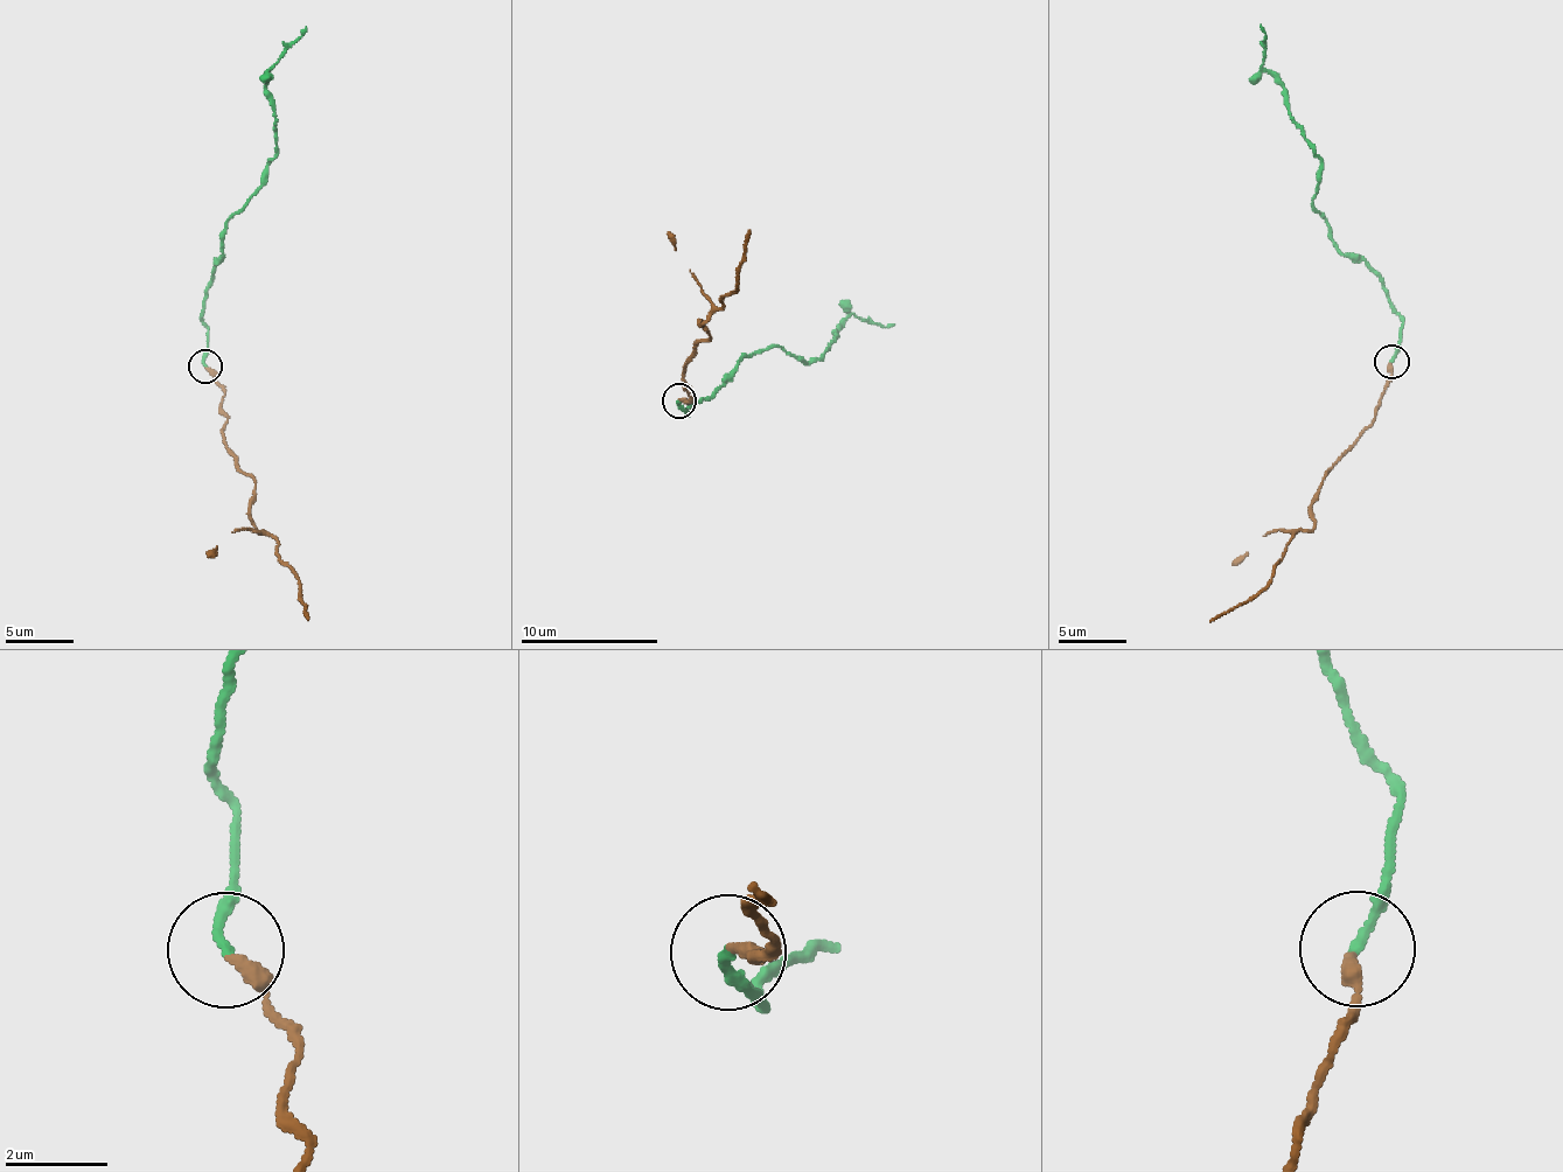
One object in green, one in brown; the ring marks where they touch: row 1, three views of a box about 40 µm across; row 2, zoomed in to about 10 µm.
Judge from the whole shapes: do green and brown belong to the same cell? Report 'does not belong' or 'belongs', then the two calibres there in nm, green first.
belongs; 190 nm thick on the green side, 260 nm on the other

